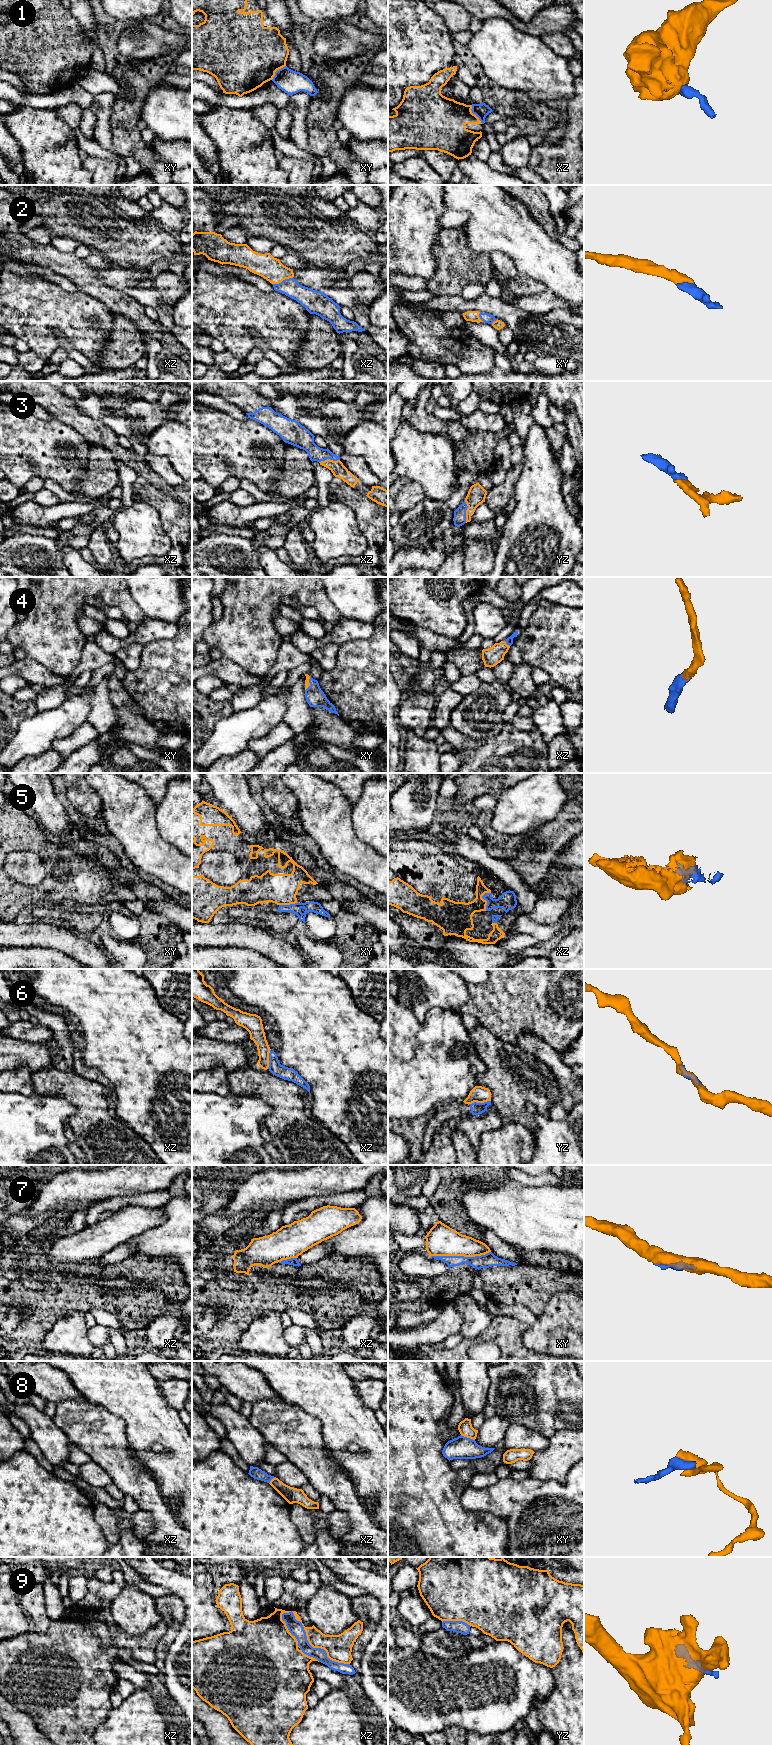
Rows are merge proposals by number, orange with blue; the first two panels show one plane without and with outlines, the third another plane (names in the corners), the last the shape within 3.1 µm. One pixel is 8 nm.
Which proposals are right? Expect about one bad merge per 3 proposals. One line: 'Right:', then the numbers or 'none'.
Right: 2, 3, 4

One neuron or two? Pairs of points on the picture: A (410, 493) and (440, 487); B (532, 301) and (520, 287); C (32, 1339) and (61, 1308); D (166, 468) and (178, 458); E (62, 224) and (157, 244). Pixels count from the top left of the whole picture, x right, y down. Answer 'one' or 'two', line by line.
A: two
B: two
C: one
D: two
E: one

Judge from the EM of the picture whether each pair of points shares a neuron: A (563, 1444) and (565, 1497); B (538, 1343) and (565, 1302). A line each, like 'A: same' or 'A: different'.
A: different
B: same

